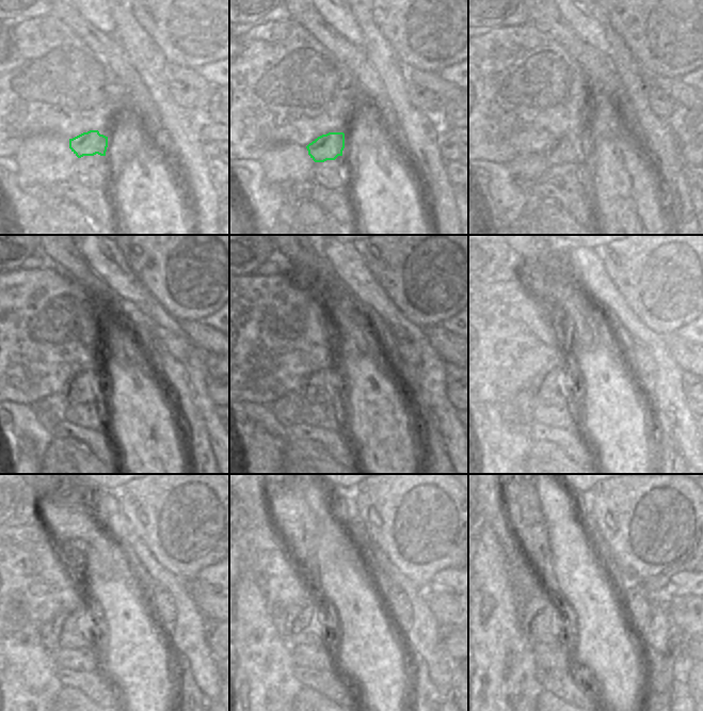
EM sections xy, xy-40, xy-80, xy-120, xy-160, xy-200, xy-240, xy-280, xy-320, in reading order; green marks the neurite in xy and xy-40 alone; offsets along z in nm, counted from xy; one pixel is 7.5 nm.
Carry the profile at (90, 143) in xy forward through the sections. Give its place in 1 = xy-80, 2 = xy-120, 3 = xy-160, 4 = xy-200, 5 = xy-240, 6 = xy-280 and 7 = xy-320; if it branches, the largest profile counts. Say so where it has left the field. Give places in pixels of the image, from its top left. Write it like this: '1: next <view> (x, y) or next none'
1: next xy-80 (568, 148)
2: next xy-120 (85, 388)
3: next xy-160 (321, 388)
4: next xy-200 (555, 388)
5: next xy-240 (69, 628)
6: next xy-280 (300, 621)
7: next xy-320 (537, 618)

